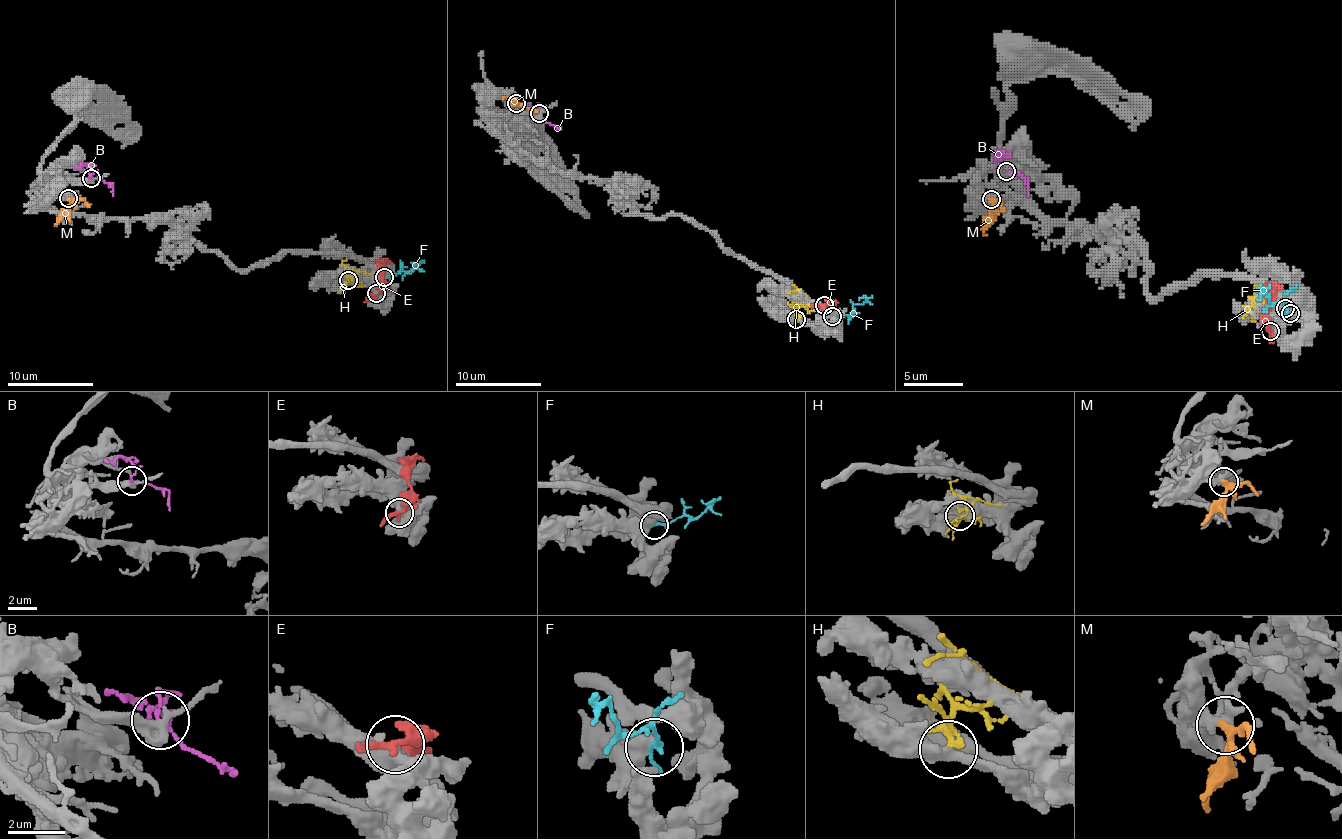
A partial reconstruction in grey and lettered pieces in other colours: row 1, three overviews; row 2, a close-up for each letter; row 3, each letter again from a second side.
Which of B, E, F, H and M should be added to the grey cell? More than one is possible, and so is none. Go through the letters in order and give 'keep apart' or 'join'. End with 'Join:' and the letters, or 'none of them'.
B: keep apart
E: keep apart
F: keep apart
H: keep apart
M: join
Join: M

